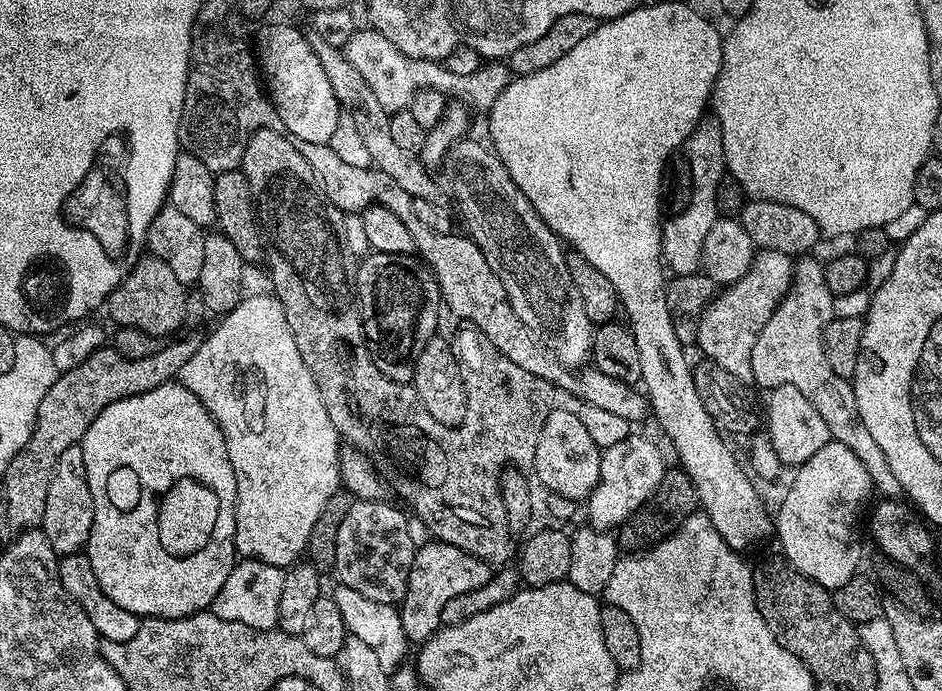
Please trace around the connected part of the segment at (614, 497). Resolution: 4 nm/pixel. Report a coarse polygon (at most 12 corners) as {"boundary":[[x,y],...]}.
{"boundary":[[629,434],[600,454],[591,527],[616,530],[662,482],[664,456]]}

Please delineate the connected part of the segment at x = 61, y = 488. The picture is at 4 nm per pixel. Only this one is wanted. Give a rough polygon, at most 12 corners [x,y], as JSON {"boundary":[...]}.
{"boundary":[[78,446],[46,490],[42,531],[57,557],[79,552],[94,526],[94,498]]}

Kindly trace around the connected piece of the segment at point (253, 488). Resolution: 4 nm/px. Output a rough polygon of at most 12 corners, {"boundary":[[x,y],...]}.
{"boundary":[[275,295],[178,380],[226,438],[236,550],[285,570],[341,491],[322,394]]}

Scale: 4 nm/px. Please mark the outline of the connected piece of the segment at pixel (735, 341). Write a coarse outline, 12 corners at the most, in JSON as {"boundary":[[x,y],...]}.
{"boundary":[[765,248],[700,316],[707,359],[752,380],[754,342],[792,284]]}

